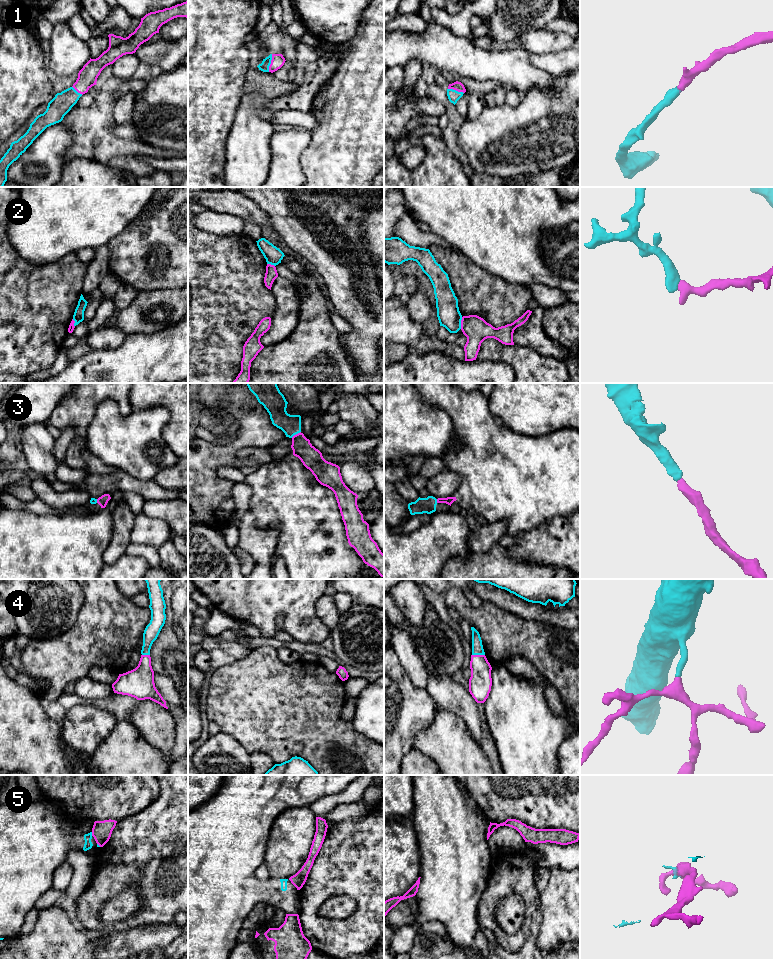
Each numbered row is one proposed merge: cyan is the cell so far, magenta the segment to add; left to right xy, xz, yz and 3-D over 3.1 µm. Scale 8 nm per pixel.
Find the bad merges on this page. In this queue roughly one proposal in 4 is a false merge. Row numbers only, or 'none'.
2, 5

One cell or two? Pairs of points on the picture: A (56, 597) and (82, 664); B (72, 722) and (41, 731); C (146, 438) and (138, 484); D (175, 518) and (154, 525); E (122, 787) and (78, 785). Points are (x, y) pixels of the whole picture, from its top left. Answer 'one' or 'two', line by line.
A: two
B: two
C: two
D: two
E: one

